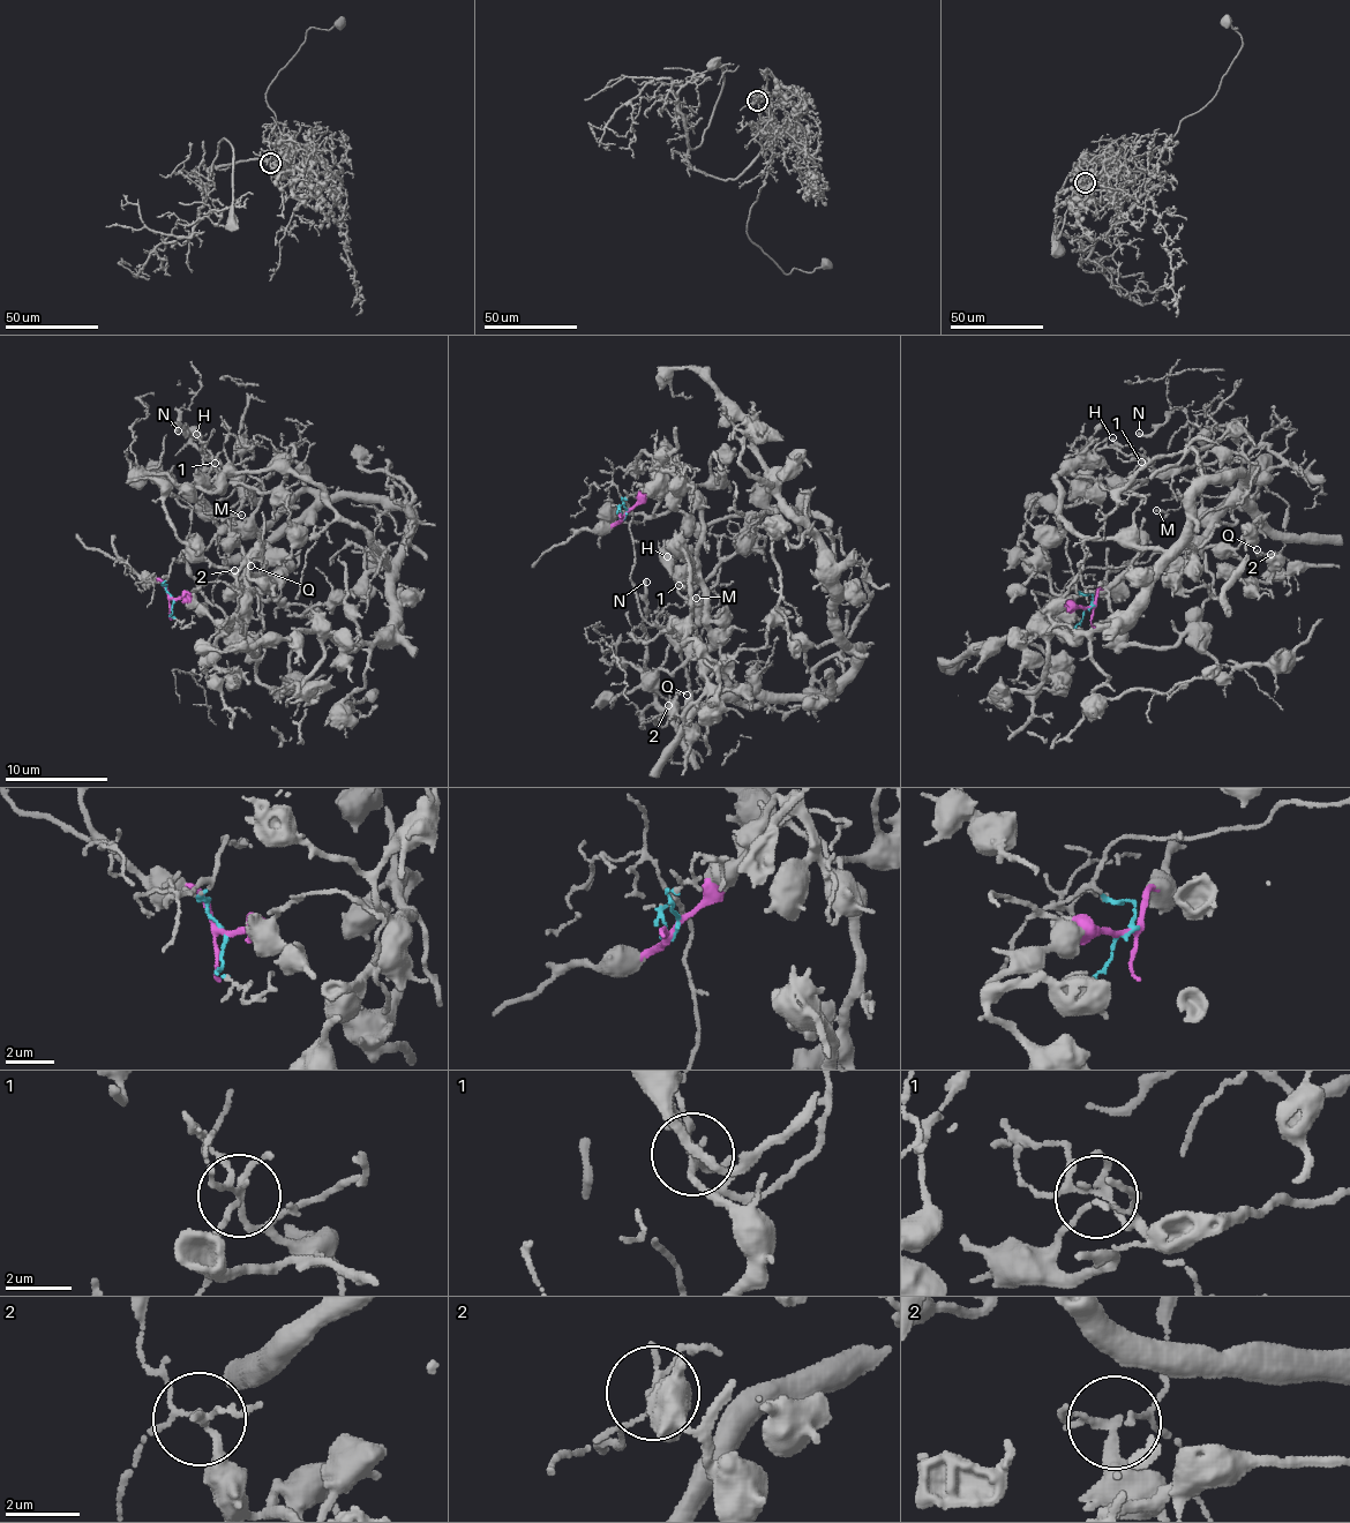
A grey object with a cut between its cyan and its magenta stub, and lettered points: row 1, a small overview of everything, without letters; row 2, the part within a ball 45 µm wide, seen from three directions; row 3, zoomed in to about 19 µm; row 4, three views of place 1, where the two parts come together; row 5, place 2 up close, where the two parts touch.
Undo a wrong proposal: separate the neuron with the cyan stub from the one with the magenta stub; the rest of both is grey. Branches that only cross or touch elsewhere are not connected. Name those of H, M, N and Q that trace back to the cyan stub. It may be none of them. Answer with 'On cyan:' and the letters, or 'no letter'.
On cyan: H, M, N, Q

